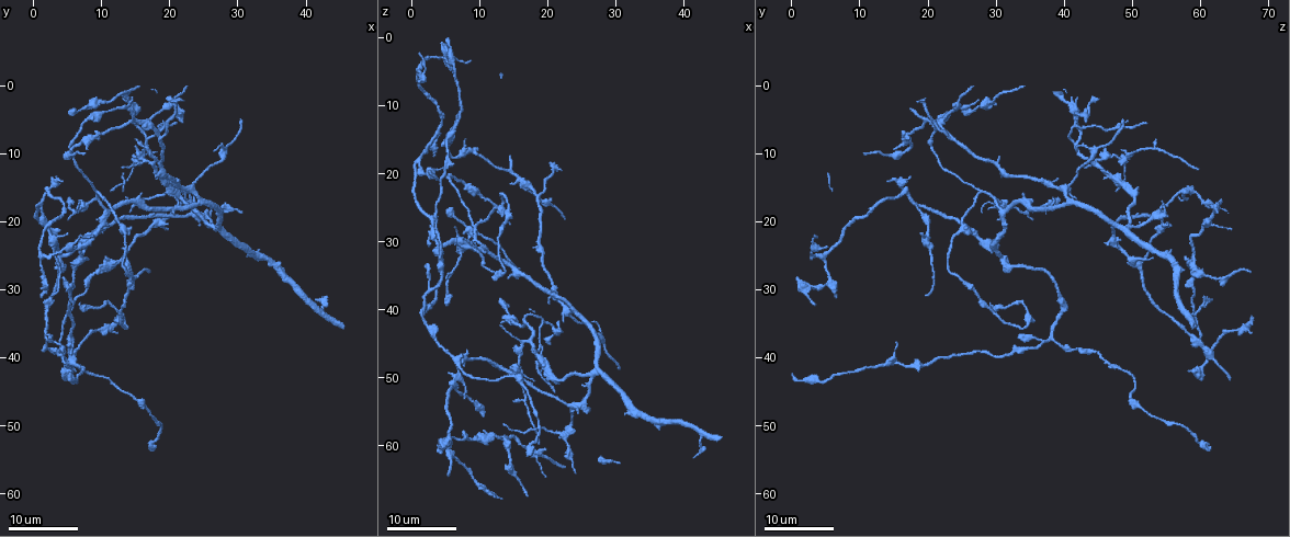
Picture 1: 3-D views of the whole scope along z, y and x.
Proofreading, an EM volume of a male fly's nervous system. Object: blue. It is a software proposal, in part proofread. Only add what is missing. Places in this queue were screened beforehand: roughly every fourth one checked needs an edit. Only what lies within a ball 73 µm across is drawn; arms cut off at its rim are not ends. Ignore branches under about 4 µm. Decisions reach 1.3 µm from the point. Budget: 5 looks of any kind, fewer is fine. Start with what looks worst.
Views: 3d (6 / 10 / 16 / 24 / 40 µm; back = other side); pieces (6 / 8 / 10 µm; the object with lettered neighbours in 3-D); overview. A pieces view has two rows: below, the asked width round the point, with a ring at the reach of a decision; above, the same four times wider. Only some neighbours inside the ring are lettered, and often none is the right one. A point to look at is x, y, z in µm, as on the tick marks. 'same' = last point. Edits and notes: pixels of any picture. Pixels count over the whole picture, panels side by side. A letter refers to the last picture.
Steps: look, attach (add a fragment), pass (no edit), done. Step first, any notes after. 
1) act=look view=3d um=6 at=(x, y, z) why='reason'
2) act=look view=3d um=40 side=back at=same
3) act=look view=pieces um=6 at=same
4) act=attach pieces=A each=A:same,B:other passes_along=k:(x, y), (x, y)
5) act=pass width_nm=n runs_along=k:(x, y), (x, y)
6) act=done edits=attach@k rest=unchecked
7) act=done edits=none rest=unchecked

act=look view=3d um=24 at=(5.5, 29.5, 4.5) why='branch stops here'

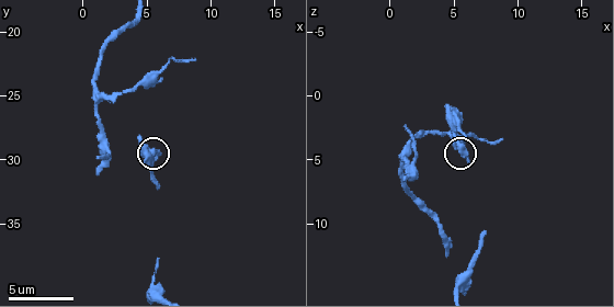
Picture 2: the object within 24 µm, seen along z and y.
act=look view=pieces um=10 at=same

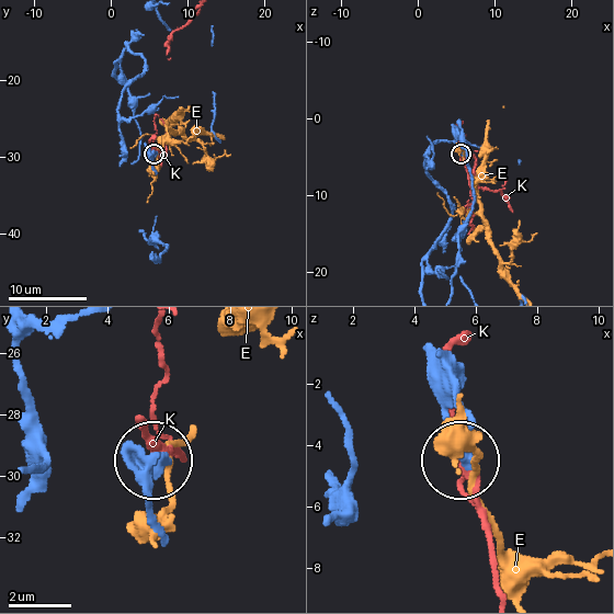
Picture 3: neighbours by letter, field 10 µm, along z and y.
act=pass each=E:other,K:other found='no lettered fragment goes on from it'

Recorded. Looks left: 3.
act=look view=3d um=16 at=(4.5, 22.0, 19.0)

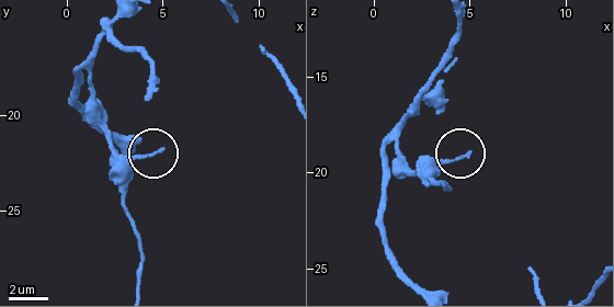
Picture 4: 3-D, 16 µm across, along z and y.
act=look view=pieces um=8 at=(4.9, 21.8, 19.0) why='what lies round it'

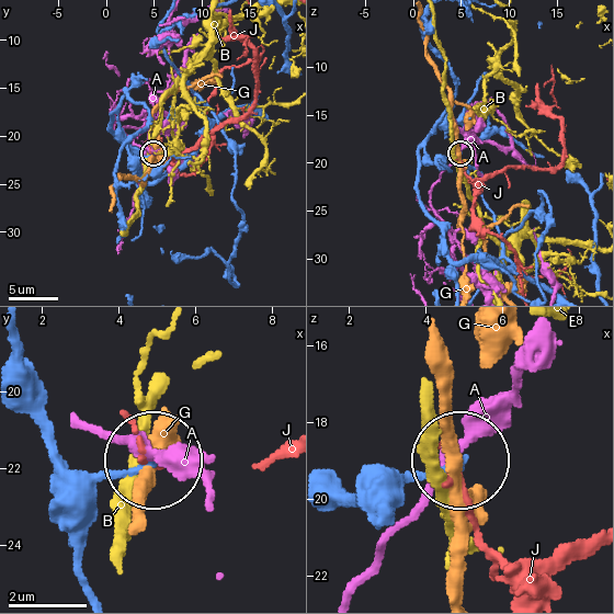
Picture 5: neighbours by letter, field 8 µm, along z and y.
act=pass each=A:other,B:other,G:other,J:other runs_along=5:(443, 229), (421, 201), (417, 159), (461, 154) found='none of them fits'

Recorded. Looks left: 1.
act=done edits=none rest=unchecked

